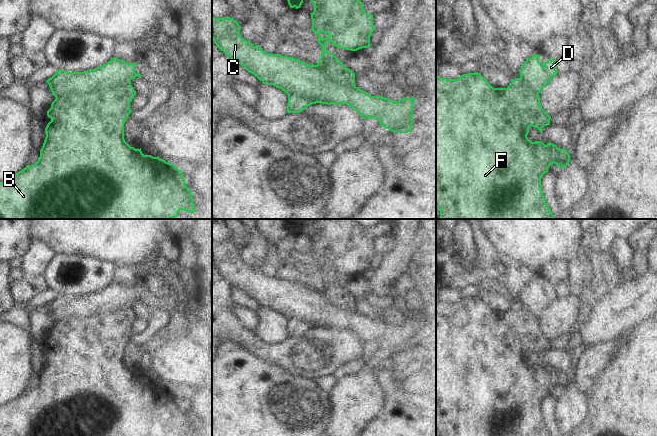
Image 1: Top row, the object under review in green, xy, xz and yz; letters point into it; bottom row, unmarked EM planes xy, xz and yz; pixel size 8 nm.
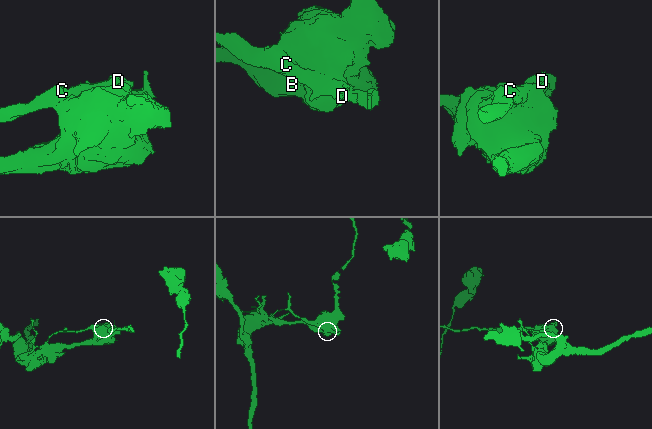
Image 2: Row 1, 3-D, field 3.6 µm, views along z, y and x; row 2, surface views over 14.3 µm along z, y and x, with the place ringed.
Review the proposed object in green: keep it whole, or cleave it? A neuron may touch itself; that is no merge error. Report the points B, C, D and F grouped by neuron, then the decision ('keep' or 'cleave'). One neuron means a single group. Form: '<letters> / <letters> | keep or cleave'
B F / C D | cleave

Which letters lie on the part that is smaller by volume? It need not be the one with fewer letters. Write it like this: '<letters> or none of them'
C, D.

